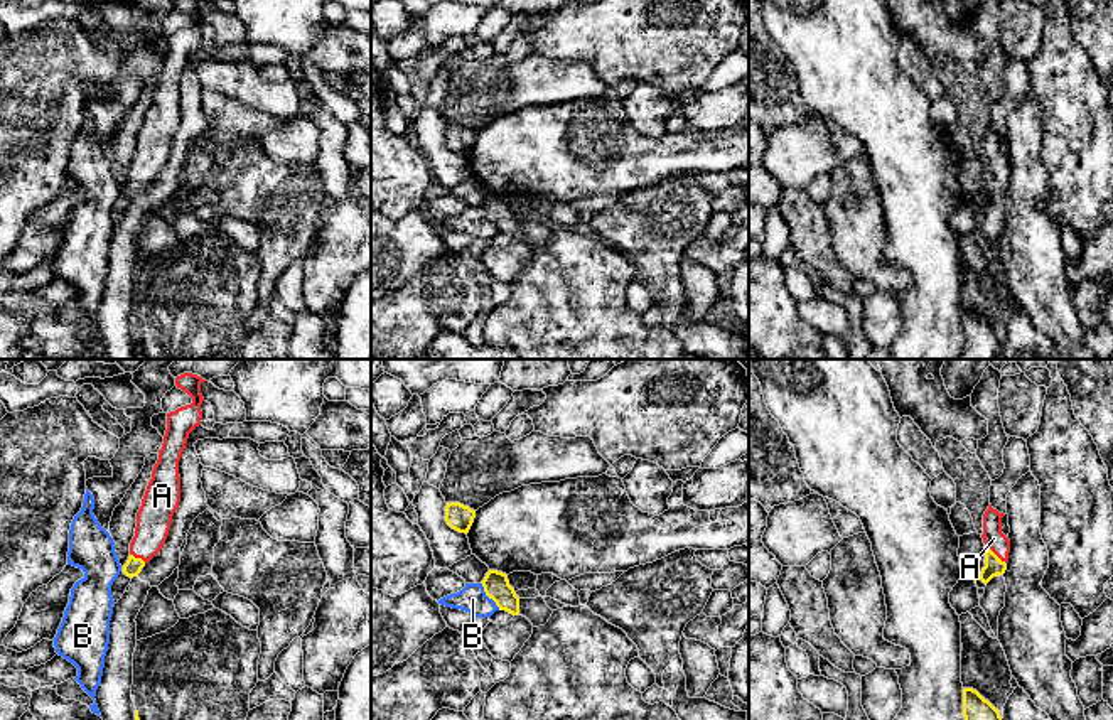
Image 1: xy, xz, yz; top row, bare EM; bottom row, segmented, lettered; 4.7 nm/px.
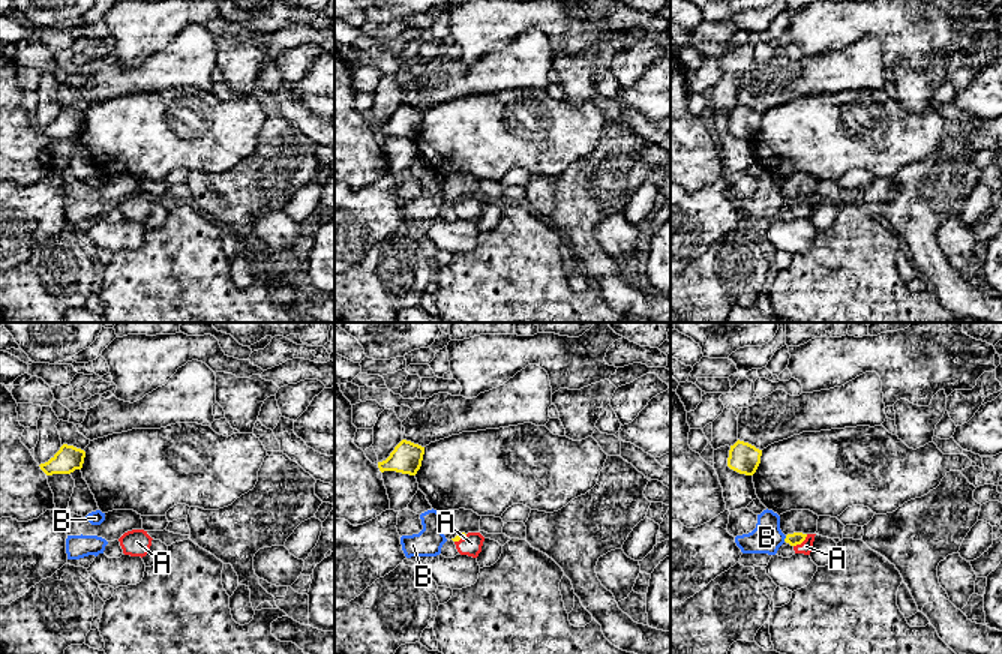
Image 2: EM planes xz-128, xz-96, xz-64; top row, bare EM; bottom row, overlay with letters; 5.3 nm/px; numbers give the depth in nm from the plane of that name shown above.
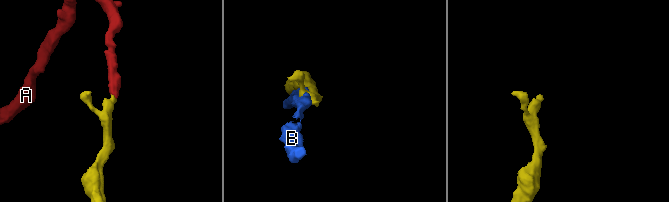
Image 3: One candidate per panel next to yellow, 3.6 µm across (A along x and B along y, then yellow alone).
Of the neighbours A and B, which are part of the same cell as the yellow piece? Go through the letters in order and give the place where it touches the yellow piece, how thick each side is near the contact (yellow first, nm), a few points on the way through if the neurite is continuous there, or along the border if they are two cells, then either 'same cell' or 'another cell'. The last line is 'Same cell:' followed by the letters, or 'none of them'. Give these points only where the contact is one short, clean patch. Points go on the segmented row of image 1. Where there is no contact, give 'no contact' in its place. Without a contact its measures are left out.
A: meets yellow in yz at (995, 555); 90 nm thick on the yellow side, 100 nm on the other; runs through yz (994, 565), (995, 555), (994, 538); same cell
B: meets yellow in xz at (488, 596); 130 nm thick on the yellow side, 140 nm on the other; another cell
Same cell: A

